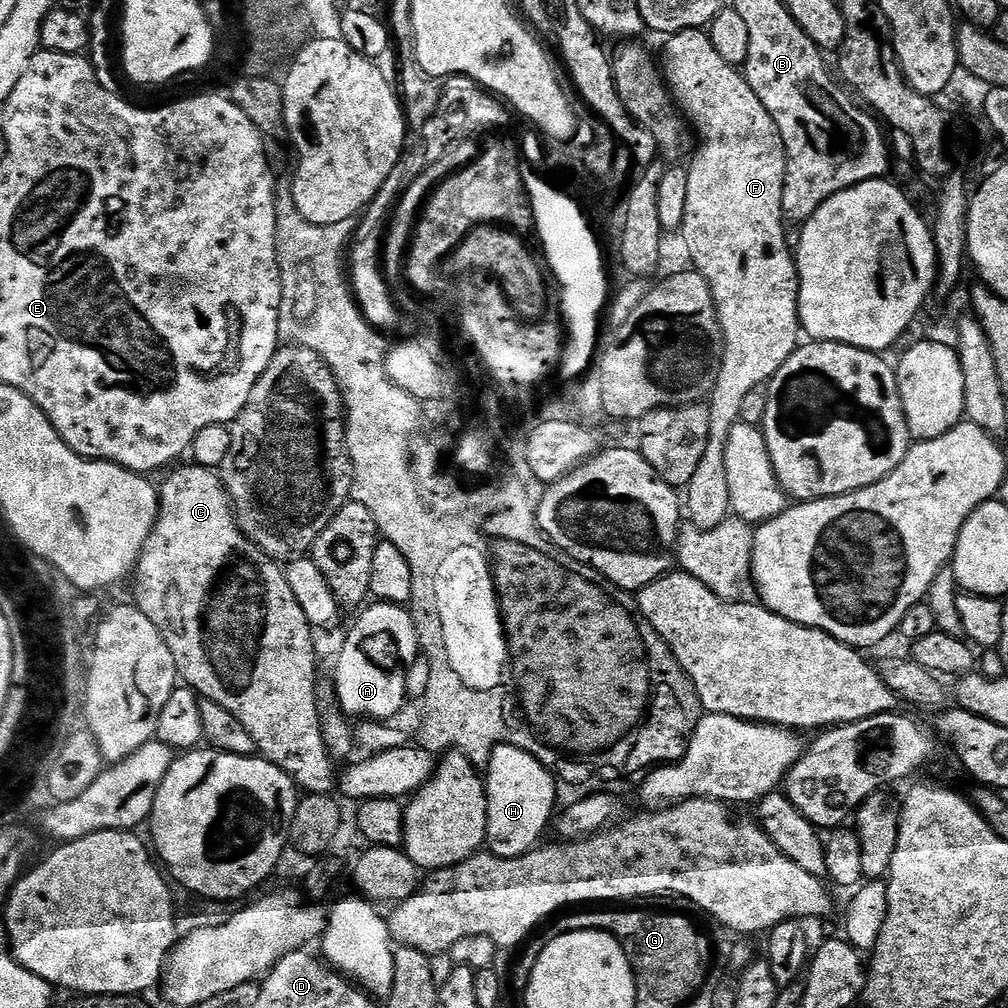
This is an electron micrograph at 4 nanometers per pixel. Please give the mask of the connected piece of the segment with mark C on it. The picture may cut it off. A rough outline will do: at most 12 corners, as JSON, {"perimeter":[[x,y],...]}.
{"perimeter":[[195,462],[135,607],[301,793],[335,793],[314,629]]}

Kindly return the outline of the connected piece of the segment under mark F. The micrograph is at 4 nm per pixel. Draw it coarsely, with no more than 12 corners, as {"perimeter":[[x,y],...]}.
{"perimeter":[[707,31],[664,83],[698,137],[682,235],[724,335],[687,523],[729,519],[726,438],[801,343],[774,118]]}

